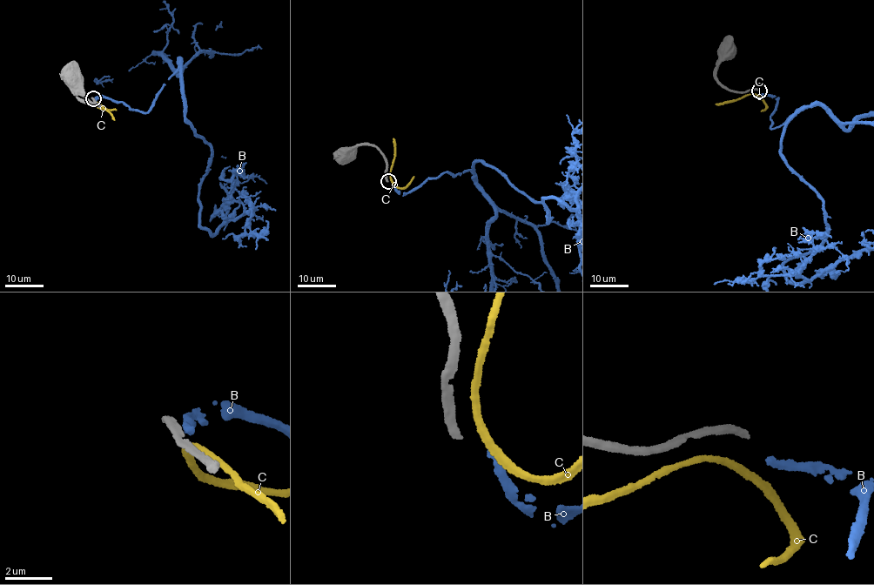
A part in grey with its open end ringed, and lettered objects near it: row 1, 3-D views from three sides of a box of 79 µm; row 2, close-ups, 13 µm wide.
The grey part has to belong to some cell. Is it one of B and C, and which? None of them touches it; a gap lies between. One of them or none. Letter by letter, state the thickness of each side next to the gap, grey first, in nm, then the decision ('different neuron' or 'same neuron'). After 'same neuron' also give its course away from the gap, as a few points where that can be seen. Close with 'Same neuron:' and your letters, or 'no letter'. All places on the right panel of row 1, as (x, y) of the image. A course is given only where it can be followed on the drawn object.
B: calibres 300 and 300 nm; different neuron
C: calibres 300 and 300 nm; different neuron
Same neuron: no letter

